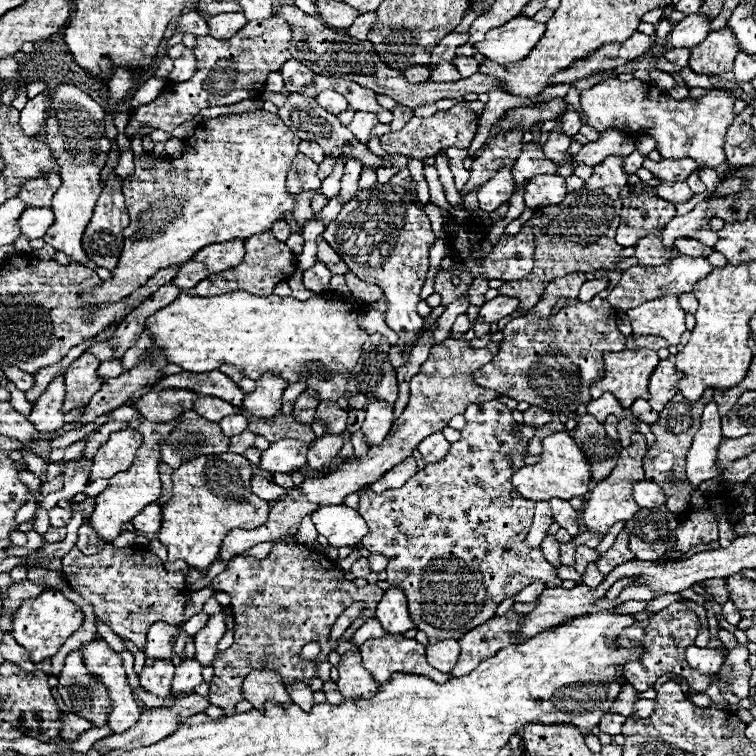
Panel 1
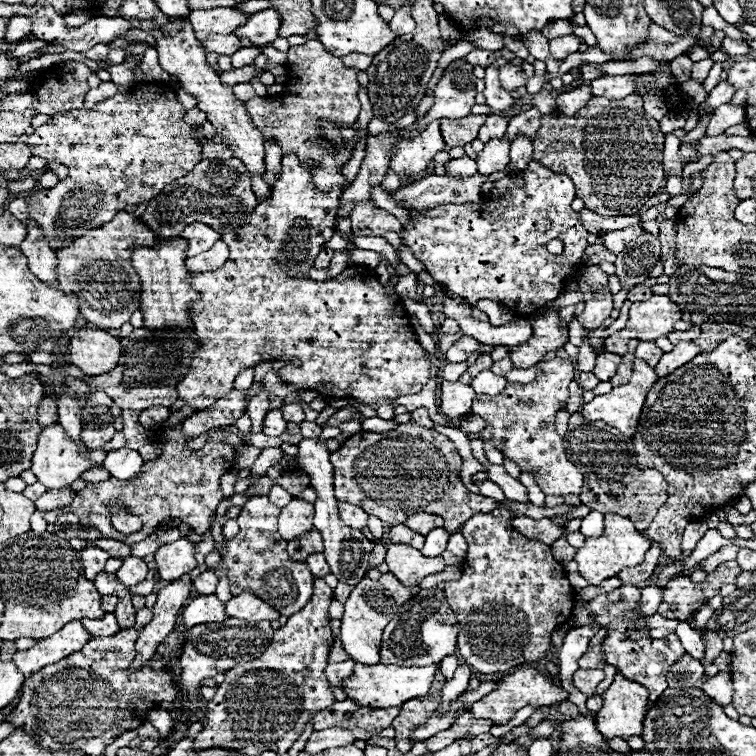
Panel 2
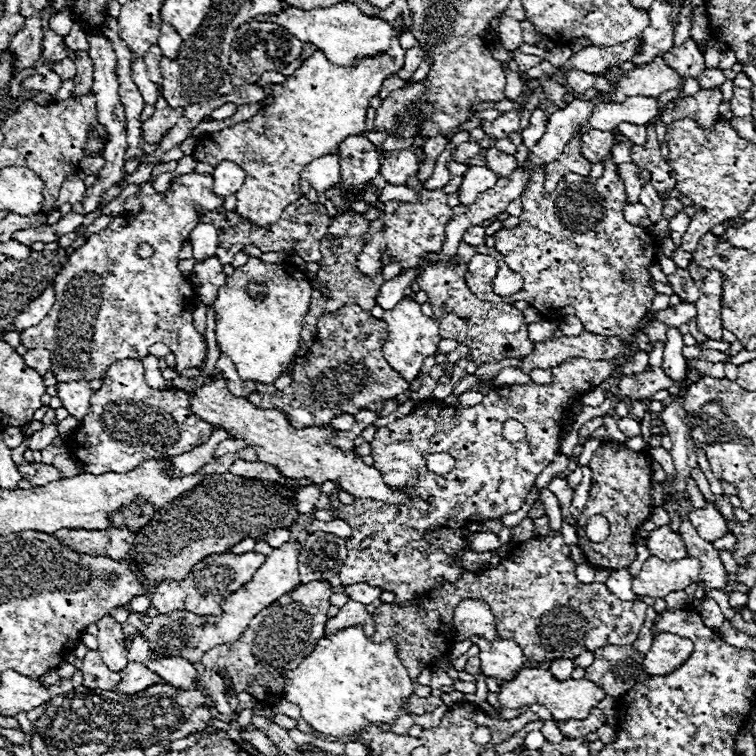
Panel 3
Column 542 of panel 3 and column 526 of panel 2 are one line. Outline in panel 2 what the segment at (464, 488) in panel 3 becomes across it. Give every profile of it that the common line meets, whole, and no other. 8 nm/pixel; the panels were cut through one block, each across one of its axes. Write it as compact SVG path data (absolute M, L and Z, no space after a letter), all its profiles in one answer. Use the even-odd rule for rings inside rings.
M556 356L538 364L538 374L530 384L508 382L506 388L496 396L478 394L472 406L472 414L482 416L486 424L492 426L492 444L496 448L502 448L508 458L516 460L522 470L530 470L542 492L552 496L580 494L584 480L578 468L568 462L562 448L564 438L556 432L554 426L556 412L566 406L568 384L572 380L574 364Z

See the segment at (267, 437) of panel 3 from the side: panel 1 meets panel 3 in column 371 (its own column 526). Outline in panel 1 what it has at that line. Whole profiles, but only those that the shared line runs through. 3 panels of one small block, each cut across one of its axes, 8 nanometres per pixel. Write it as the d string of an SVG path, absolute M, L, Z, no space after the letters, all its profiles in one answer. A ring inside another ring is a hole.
M556 432L542 440L542 454L540 462L516 470L512 476L512 484L518 488L518 492L528 500L550 500L552 496L570 500L574 496L584 496L590 490L590 468L576 446L576 442L570 438L568 432Z

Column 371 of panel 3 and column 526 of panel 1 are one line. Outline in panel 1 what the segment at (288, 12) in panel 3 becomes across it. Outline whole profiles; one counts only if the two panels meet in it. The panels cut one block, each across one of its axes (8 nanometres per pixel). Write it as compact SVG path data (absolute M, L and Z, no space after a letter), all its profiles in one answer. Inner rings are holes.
M516 16L516 20L488 32L484 44L476 44L476 48L496 64L514 64L532 52L536 42L544 36L544 30L546 26L542 22Z

